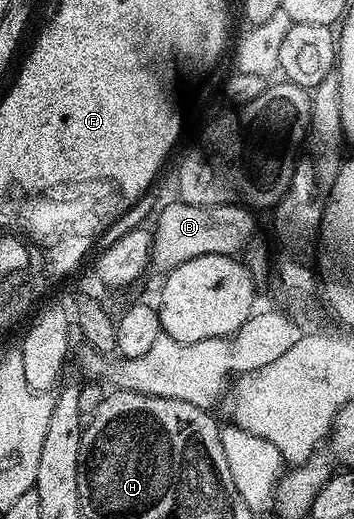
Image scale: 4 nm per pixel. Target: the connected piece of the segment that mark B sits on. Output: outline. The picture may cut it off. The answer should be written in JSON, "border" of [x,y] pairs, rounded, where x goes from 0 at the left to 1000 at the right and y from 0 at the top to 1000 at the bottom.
{"border":[[[489,387],[458,408],[444,408],[446,432],[432,432],[429,480],[424,505],[432,520],[477,526],[520,503],[542,503],[542,495],[588,495],[590,491],[669,493],[709,470],[718,453],[720,408],[678,391],[633,395],[531,395],[511,387]]]}

